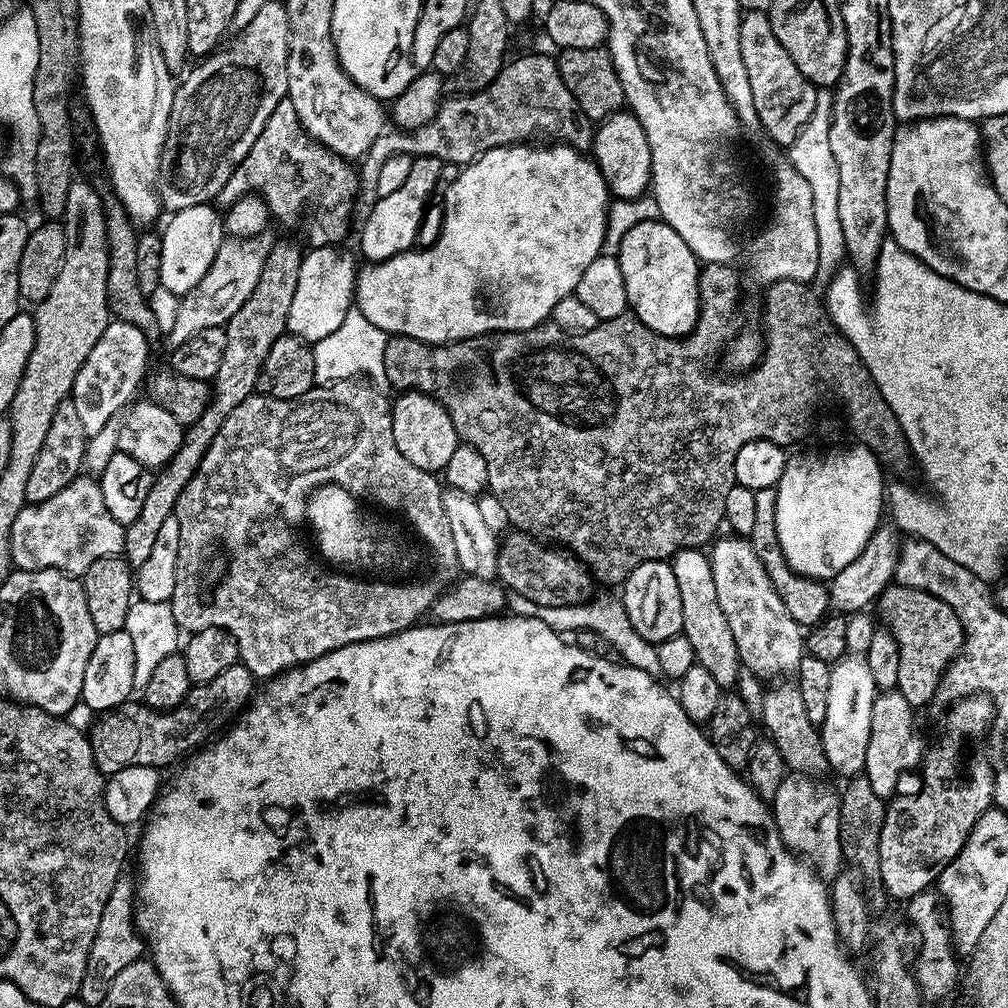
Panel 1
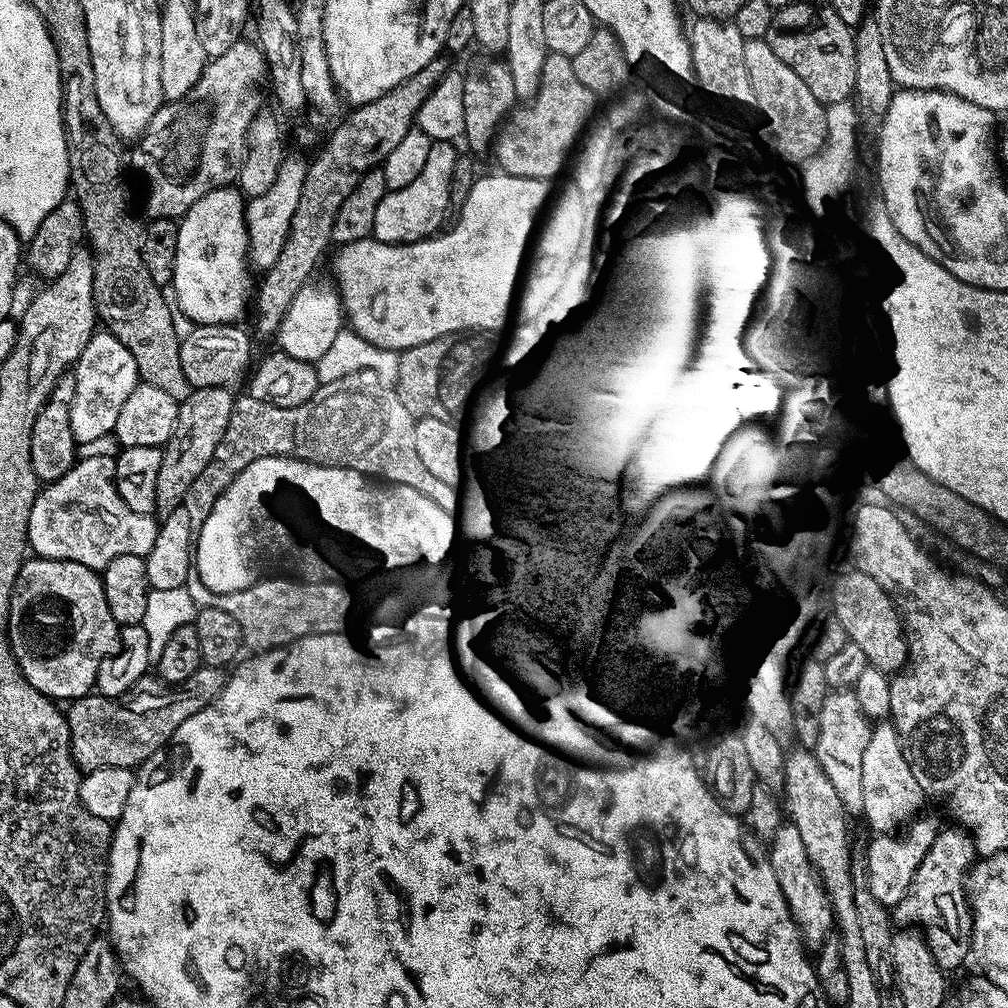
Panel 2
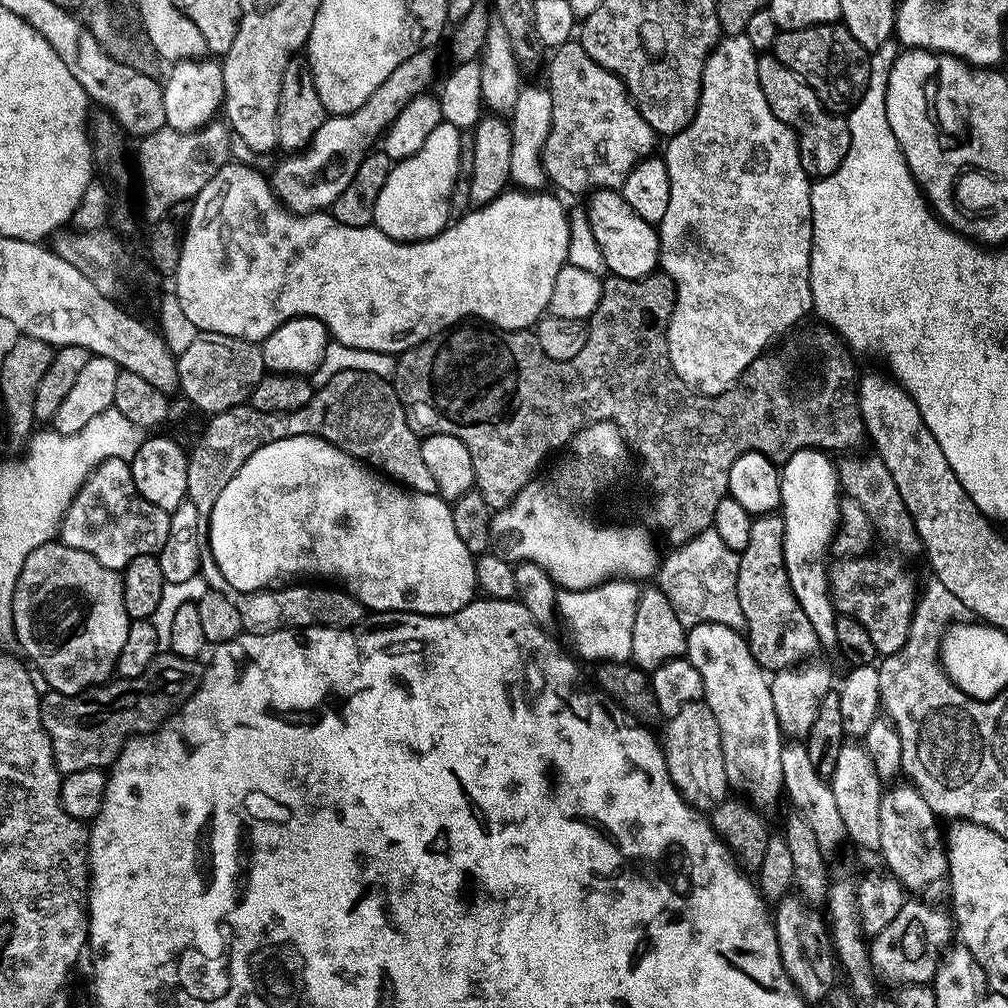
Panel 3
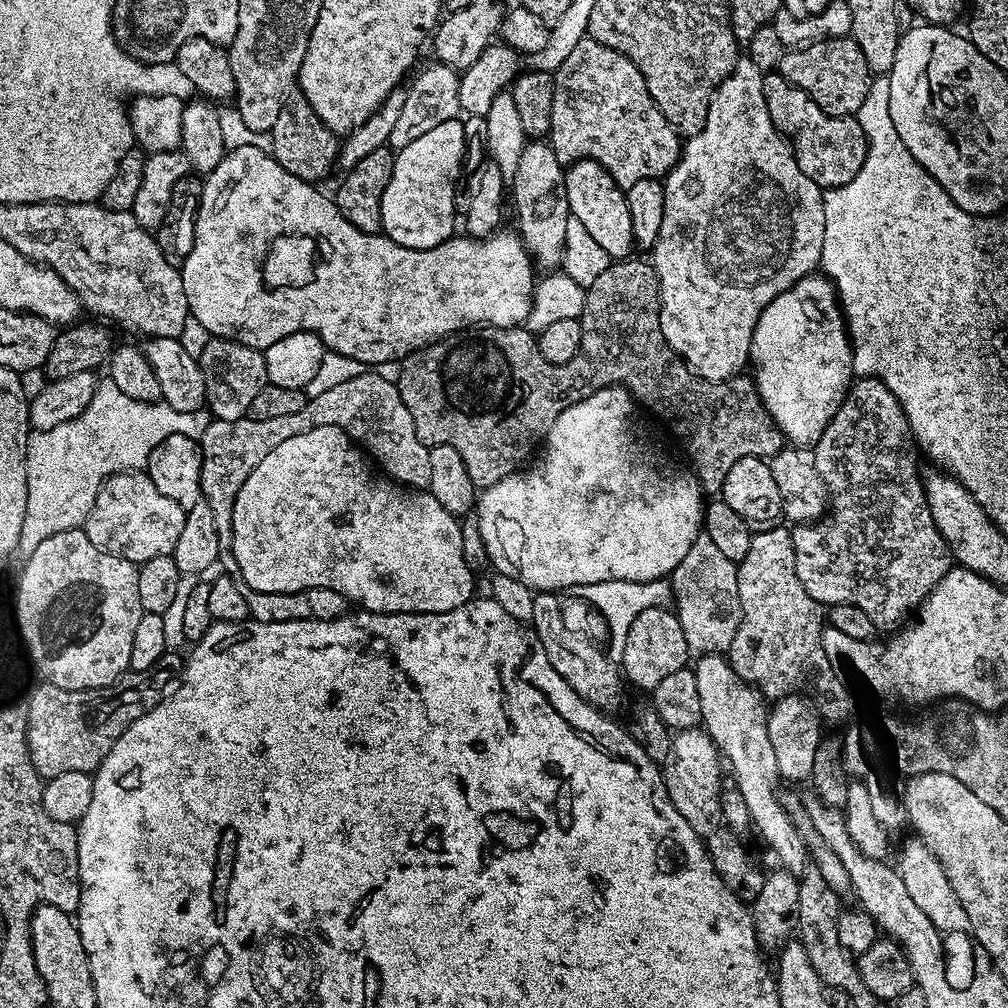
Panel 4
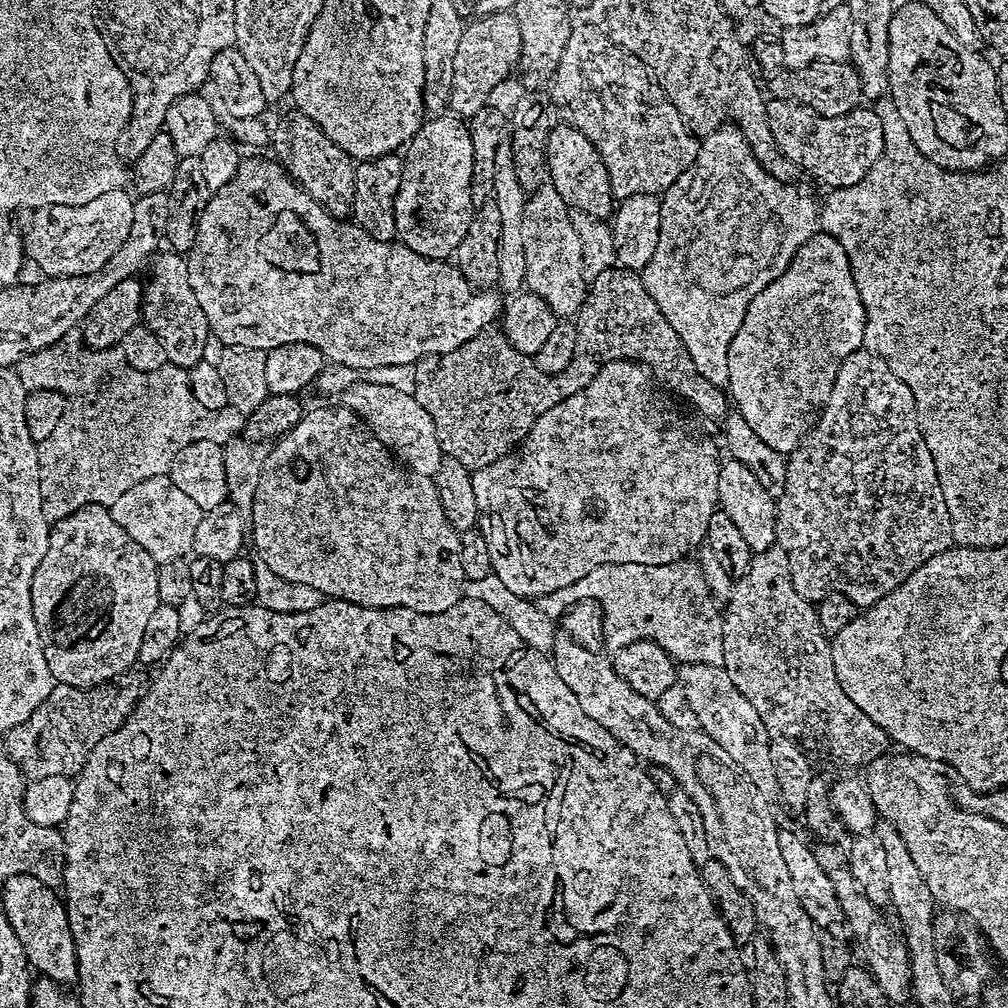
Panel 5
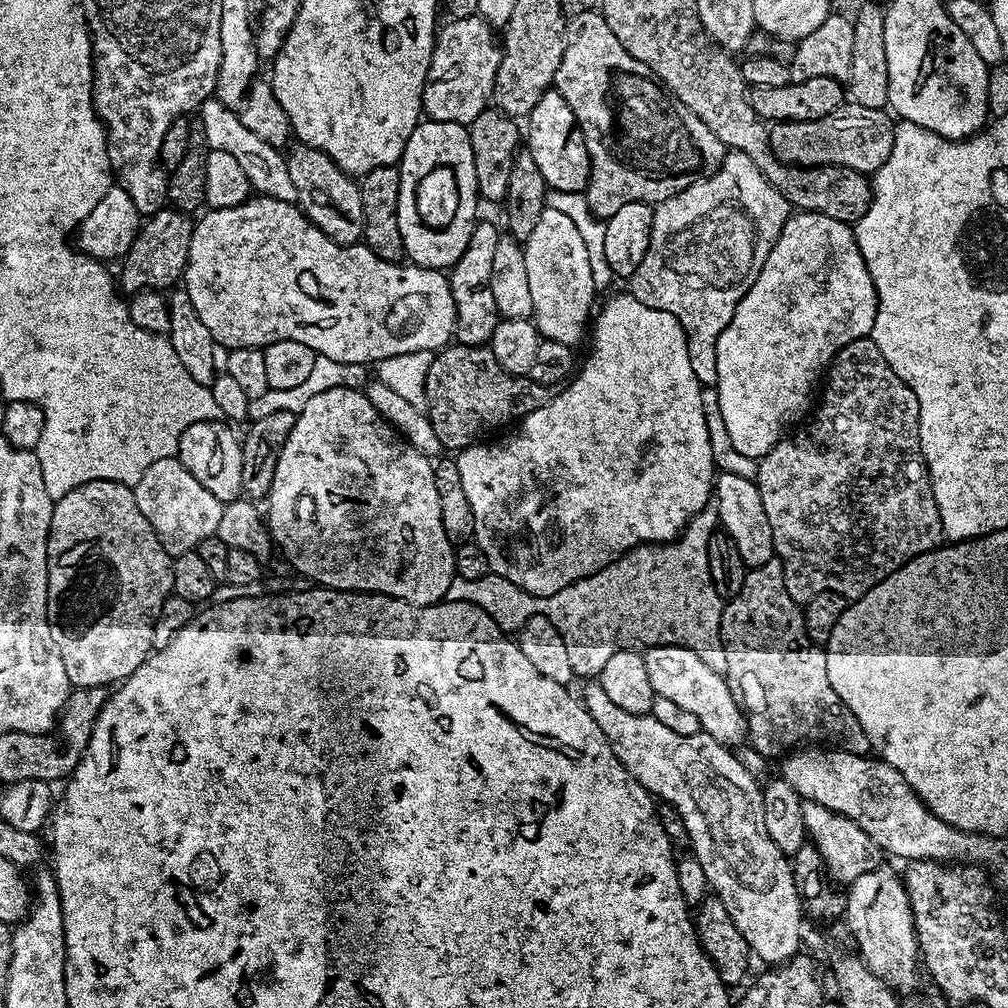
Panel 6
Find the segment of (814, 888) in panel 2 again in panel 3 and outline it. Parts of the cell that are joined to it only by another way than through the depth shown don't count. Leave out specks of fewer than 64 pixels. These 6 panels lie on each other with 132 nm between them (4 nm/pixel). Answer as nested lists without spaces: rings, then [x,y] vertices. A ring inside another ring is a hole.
[[[789,894],[780,899],[774,908],[774,923],[782,966],[805,1002],[819,1002],[837,983],[837,967],[830,957],[830,938],[825,919],[813,905],[799,895]],[[829,956],[829,958],[828,958]],[[832,964],[833,966],[832,966]]]

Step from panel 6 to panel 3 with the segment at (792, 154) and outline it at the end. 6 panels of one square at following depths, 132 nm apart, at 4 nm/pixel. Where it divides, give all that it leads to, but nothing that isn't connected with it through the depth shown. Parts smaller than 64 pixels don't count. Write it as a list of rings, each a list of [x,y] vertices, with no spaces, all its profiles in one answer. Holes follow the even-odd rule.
[[[761,55],[756,65],[758,82],[762,86],[762,94],[766,94],[770,110],[796,133],[800,141],[800,161],[804,173],[812,178],[817,174],[826,177],[831,172],[836,172],[846,158],[852,137],[847,119],[825,108],[824,103],[814,94],[812,87],[801,76],[782,66],[782,62],[778,62],[775,56]]]

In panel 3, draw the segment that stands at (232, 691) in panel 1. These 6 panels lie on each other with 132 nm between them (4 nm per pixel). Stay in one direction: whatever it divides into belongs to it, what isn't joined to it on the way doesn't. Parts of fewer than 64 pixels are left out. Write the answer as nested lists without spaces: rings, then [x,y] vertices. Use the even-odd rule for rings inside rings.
[[[164,650],[150,662],[151,674],[141,679],[117,679],[116,684],[105,682],[72,696],[49,691],[40,701],[40,713],[57,768],[67,774],[95,768],[104,770],[115,764],[116,757],[133,736],[159,728],[196,691],[202,675],[198,665],[196,660],[183,660]]]

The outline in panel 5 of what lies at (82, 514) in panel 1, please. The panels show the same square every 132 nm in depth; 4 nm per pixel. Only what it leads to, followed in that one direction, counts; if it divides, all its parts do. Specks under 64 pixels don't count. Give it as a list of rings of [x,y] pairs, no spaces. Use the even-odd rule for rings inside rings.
[[[166,474],[146,478],[146,482],[138,482],[138,486],[130,486],[130,490],[126,490],[126,494],[122,494],[122,498],[118,498],[110,505],[110,511],[114,522],[118,522],[118,526],[130,538],[134,538],[134,542],[138,542],[138,546],[142,546],[142,550],[146,550],[146,554],[150,554],[150,558],[154,558],[157,565],[171,560],[185,559],[192,552],[194,530],[198,530],[198,522],[202,522],[205,514],[184,491],[178,490],[178,486],[174,486],[174,482]]]

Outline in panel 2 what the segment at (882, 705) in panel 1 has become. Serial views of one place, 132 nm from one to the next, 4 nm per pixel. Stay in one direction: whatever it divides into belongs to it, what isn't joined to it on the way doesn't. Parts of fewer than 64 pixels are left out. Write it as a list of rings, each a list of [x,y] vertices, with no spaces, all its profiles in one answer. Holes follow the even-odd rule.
[[[886,722],[873,727],[870,746],[866,750],[864,759],[864,810],[862,816],[863,819],[868,819],[870,827],[876,828],[872,830],[880,834],[896,834],[905,826],[911,825],[921,815],[920,807],[926,803],[924,788],[918,786],[916,769],[912,766],[906,745],[899,731],[893,725],[891,728],[890,725],[891,723]]]

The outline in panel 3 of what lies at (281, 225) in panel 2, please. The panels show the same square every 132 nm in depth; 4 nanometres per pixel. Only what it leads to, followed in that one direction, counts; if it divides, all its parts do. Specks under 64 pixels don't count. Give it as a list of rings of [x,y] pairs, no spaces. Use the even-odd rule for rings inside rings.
[[[428,51],[415,52],[402,61],[394,74],[390,74],[390,78],[386,78],[386,82],[382,82],[382,86],[378,86],[378,90],[374,90],[374,94],[370,94],[370,98],[366,98],[358,110],[345,116],[329,115],[325,118],[318,128],[318,134],[314,134],[303,152],[283,157],[285,160],[277,166],[276,173],[271,173],[270,183],[280,203],[288,211],[303,214],[324,210],[337,199],[336,176],[344,176],[352,171],[355,173],[364,157],[373,151],[375,144],[372,143],[375,140],[377,143],[400,111],[427,89],[424,87],[436,72],[436,56]]]

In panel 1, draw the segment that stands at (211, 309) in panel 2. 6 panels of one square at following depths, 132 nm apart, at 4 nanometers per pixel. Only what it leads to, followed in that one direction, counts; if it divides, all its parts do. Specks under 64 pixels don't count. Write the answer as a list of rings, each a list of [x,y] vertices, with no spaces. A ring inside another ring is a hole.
[[[211,203],[183,208],[169,215],[164,237],[160,240],[160,278],[158,284],[170,290],[176,298],[184,296],[202,281],[210,270],[218,248],[222,246],[226,233],[224,217],[212,209]]]

